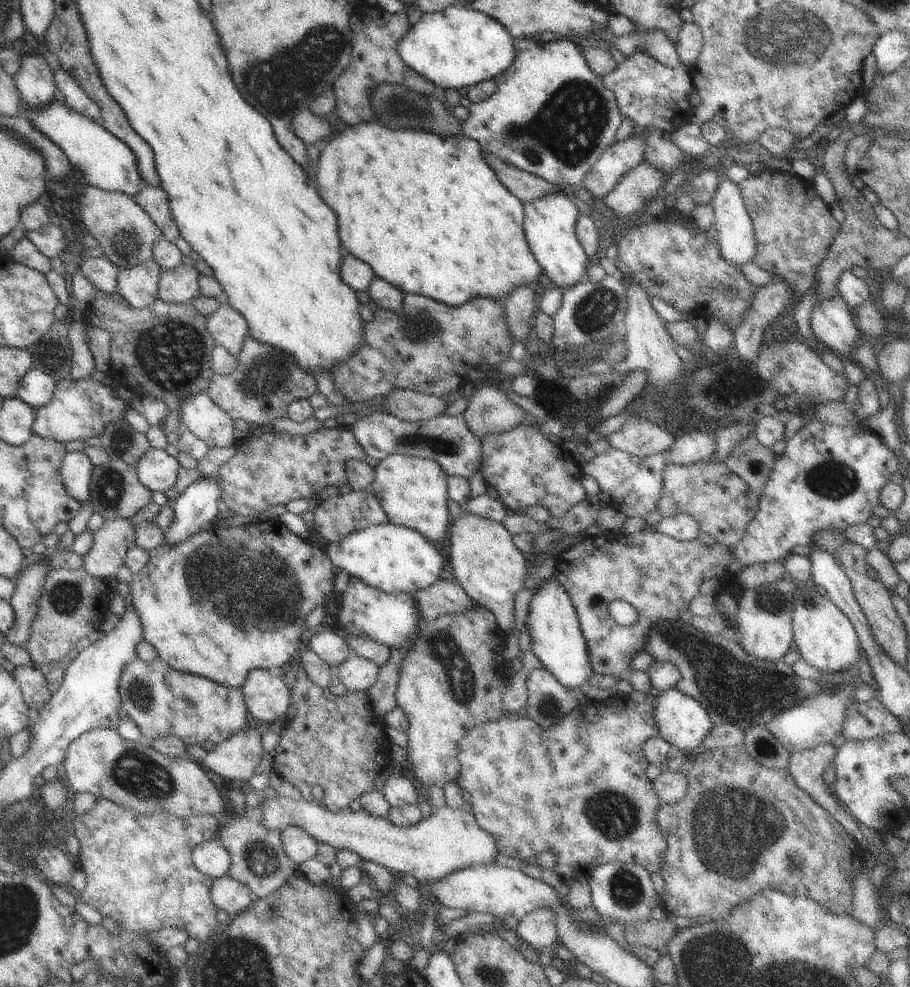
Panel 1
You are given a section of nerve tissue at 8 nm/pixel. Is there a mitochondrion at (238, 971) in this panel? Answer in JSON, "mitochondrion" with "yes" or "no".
{"mitochondrion":"yes"}

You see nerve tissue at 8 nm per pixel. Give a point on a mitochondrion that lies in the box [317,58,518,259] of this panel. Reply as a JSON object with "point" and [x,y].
{"point":[402,108]}

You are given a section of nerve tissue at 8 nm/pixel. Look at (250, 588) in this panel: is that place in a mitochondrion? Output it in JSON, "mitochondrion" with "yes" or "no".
{"mitochondrion":"yes"}

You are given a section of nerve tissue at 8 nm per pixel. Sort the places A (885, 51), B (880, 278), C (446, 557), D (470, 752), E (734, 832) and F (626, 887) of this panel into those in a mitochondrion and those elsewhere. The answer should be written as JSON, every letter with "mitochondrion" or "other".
{"A":"other","B":"other","C":"other","D":"other","E":"mitochondrion","F":"mitochondrion"}

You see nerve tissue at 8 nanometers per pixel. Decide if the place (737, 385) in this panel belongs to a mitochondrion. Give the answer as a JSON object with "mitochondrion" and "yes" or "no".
{"mitochondrion":"yes"}

